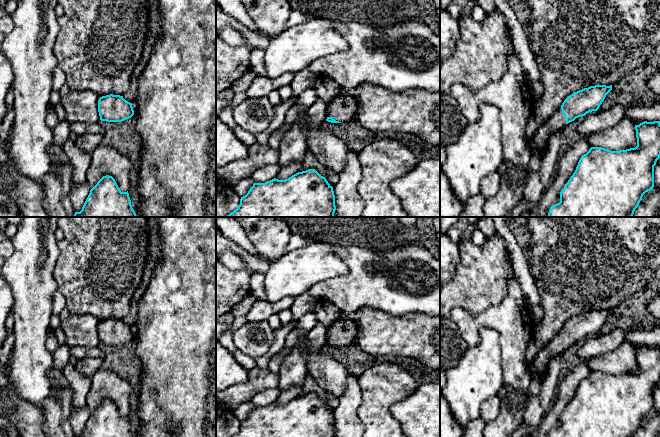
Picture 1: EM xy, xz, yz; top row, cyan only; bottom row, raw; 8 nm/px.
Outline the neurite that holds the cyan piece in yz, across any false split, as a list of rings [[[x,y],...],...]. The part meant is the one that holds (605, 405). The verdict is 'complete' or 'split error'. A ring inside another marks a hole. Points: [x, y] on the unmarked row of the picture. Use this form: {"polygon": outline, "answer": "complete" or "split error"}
{"polygon": [[[644,345],[635,349],[637,370],[611,375],[591,371],[582,379],[575,396],[560,416],[560,426],[551,430],[549,437],[634,437],[643,419],[654,411],[654,390],[660,382],[660,345]]], "answer": "complete"}

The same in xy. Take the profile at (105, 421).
{"polygon": [[[103,400],[90,414],[80,436],[75,437],[135,437],[129,417],[122,416],[112,400]]], "answer": "complete"}

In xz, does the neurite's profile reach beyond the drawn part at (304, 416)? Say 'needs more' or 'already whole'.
already whole

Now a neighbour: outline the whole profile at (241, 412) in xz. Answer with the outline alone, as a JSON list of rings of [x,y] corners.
[[[250,401],[244,402],[235,407],[231,413],[241,422],[248,417],[253,408],[254,405]]]

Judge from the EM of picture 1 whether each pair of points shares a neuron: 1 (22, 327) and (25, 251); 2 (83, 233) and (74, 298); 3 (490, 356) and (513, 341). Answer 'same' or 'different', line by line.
1: same
2: same
3: different

